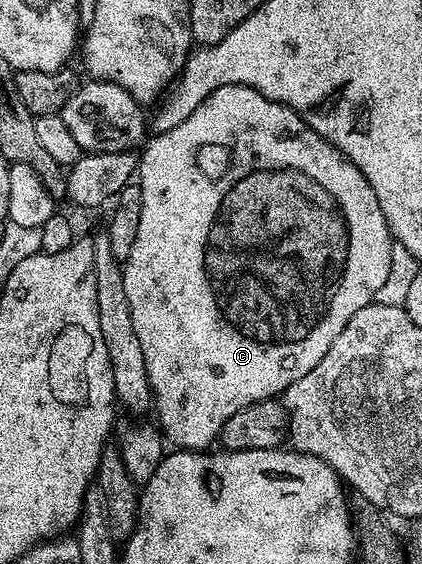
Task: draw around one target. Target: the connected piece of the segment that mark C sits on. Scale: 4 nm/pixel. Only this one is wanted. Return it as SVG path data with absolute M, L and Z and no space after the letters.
M249 86L218 88L189 118L182 120L182 124L163 132L153 133L151 136L153 138L149 140L148 147L144 150L144 175L140 179L138 178L138 185L145 200L142 204L142 220L138 224L138 236L134 240L134 248L130 248L130 256L123 263L126 300L130 300L130 320L134 320L134 336L138 336L138 344L142 344L142 356L146 360L146 376L152 385L154 414L160 417L158 426L163 437L171 445L173 442L173 447L204 452L211 447L208 445L212 441L215 443L219 439L226 420L230 420L230 416L234 416L234 412L255 402L266 402L283 395L284 391L290 388L290 384L302 380L302 376L306 376L306 372L310 372L314 368L314 364L318 364L318 360L322 360L322 356L326 356L326 352L330 352L330 344L334 344L334 340L338 340L342 328L346 328L346 324L350 324L354 312L376 302L378 288L382 288L382 284L386 284L386 276L390 272L390 252L394 239L388 231L386 216L380 207L378 196L374 196L374 188L370 188L366 176L362 176L362 172L358 172L356 165L342 152L338 152L338 148L334 148L326 139L318 136L318 132L314 132L314 128L307 126L289 106L271 102L269 98L262 96L254 88Z

